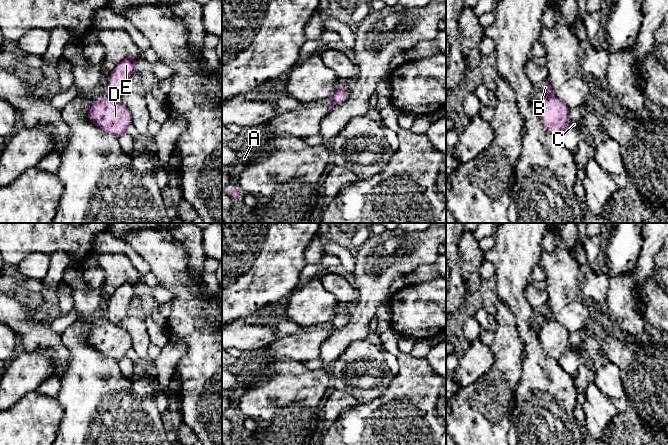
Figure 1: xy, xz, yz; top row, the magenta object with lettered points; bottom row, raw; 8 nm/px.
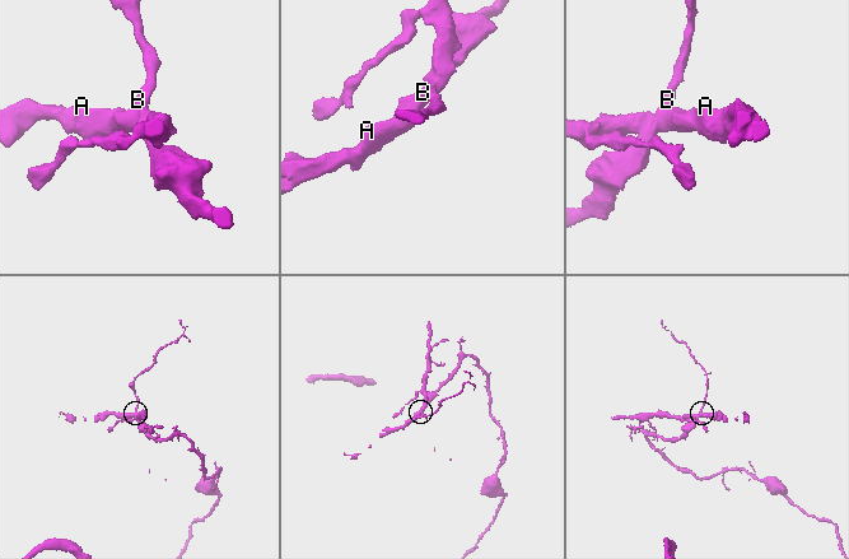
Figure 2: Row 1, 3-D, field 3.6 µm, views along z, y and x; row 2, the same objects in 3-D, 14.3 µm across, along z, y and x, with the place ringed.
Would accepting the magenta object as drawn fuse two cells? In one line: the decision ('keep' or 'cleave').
cleave

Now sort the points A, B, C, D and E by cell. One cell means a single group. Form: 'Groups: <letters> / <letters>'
Groups: A C D / B E

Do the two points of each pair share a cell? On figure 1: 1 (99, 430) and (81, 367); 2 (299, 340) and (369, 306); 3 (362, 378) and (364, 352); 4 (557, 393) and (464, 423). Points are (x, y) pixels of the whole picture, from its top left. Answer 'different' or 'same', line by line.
1: same
2: different
3: same
4: different

